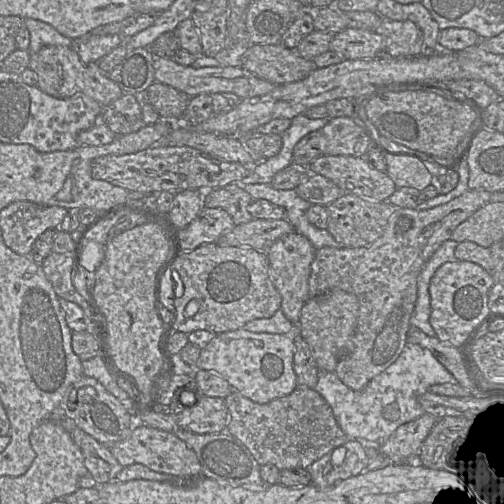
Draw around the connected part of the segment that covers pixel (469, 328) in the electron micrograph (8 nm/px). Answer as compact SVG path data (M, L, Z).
M456 260L443 264L430 282L430 324L437 338L460 350L490 318L489 291L493 285L491 275L476 263Z

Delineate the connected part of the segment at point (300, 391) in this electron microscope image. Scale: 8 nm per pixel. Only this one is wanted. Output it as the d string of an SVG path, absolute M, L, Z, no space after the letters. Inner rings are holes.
M297 387L291 394L266 404L254 403L233 391L225 398L225 404L229 412L227 431L247 447L260 466L273 464L279 470L306 469L325 454L350 440L338 424L329 404L315 389Z

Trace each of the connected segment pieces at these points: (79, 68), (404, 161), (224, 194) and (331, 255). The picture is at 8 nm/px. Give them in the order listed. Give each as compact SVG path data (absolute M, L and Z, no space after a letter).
M45 46L30 55L28 68L37 78L36 86L44 93L55 98L72 97L83 94L97 101L101 107L106 107L123 94L116 82L103 73L97 63L84 63L70 46Z
M382 151L387 163L386 174L396 188L411 187L422 191L434 181L420 159L407 154Z
M235 183L208 190L203 197L203 207L221 208L232 218L235 225L253 219L248 212L251 196Z
M469 189L449 202L427 210L396 208L389 218L383 234L373 243L358 248L323 247L315 251L308 278L308 297L316 297L331 290L353 294L359 301L357 327L352 337L352 349L338 361L335 373L353 390L362 390L378 374L393 364L406 343L410 319L417 301L418 277L425 264L438 248L452 239L455 229L480 208L490 203L495 192Z

